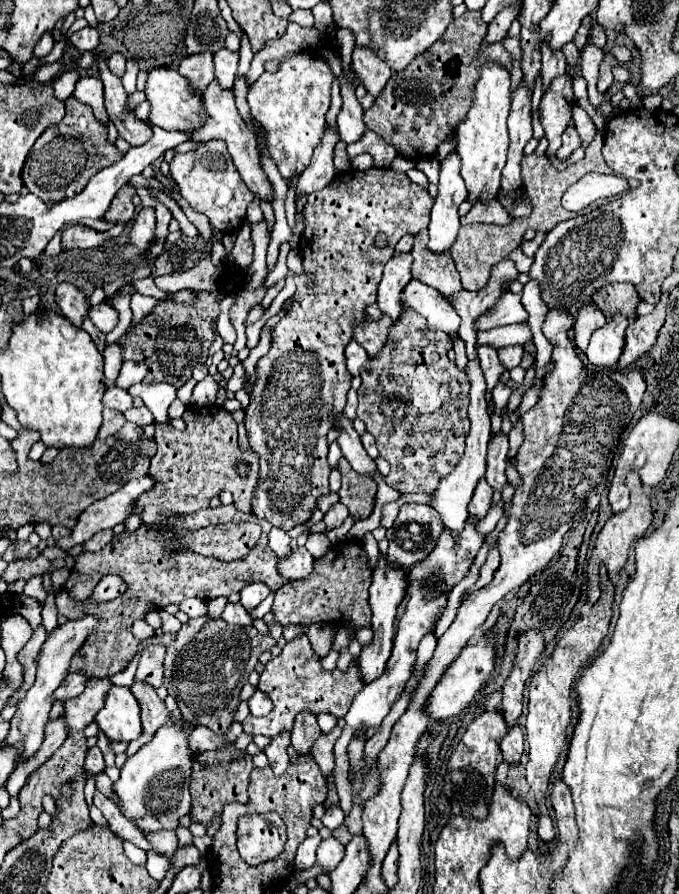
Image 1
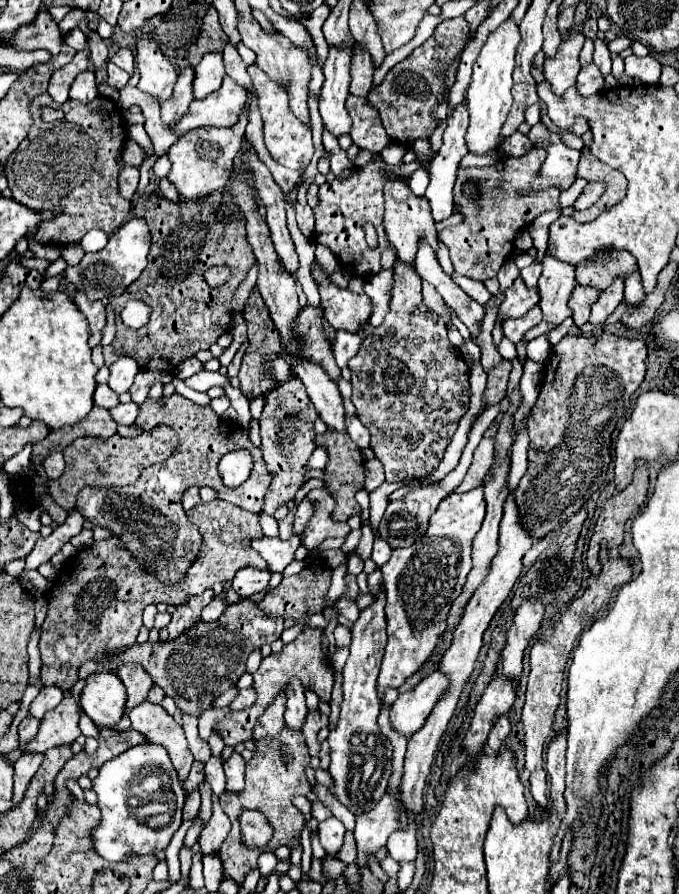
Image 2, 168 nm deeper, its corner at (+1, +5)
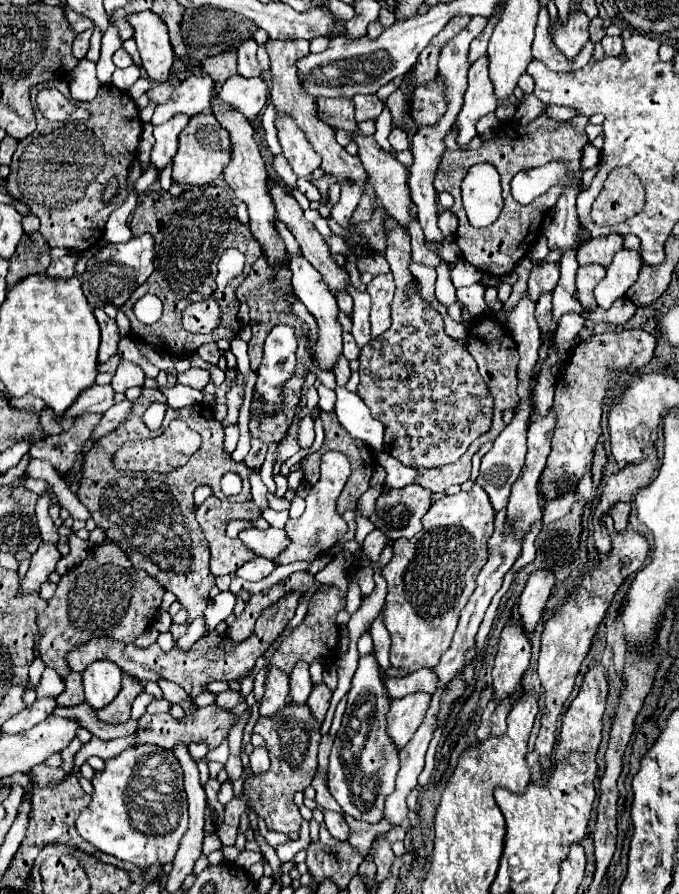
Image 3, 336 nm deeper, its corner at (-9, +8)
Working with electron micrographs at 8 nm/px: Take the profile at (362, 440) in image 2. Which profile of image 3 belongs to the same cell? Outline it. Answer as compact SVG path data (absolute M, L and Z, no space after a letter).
M336 388L336 404L334 412L338 422L346 428L346 432L362 442L366 442L374 450L384 448L384 428L378 420L370 416L370 410L360 400L356 392L350 392L346 388Z

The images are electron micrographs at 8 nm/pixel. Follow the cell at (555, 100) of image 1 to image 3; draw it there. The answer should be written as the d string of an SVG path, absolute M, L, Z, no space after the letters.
M574 10L570 12L566 24L556 20L556 24L550 28L554 44L568 60L572 60L588 42L588 22L590 20L582 10Z

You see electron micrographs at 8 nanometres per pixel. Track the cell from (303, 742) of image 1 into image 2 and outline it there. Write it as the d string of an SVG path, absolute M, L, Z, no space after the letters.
M292 679L288 691L286 691L286 727L294 729L294 731L302 731L306 715L308 715L308 707L306 707L306 699L304 699L304 687L302 683L296 683L296 679Z

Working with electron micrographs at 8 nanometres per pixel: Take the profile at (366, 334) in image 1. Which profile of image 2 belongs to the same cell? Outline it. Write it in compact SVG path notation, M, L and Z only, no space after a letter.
M316 263L312 265L312 277L320 281L320 305L324 307L326 321L336 331L360 333L360 327L368 325L368 319L372 315L372 299L368 295L354 295L348 289L336 287Z

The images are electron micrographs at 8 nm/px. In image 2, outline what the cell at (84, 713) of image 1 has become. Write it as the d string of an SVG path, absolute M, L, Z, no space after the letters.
M68 695L64 703L60 703L58 707L48 711L48 715L44 715L38 735L26 745L26 751L44 753L50 747L74 743L76 737L80 735L78 727L80 713L82 713L80 699Z

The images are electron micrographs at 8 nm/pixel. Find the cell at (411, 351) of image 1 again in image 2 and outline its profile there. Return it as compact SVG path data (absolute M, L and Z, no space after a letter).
M396 261L390 313L384 323L362 341L360 353L348 363L352 371L352 403L356 407L358 419L368 427L372 435L370 447L382 461L388 483L422 479L438 467L444 449L452 441L460 417L468 409L470 399L468 367L462 355L450 345L444 321L438 317L438 313L430 311L422 303L420 287L422 279L416 275L414 267Z

